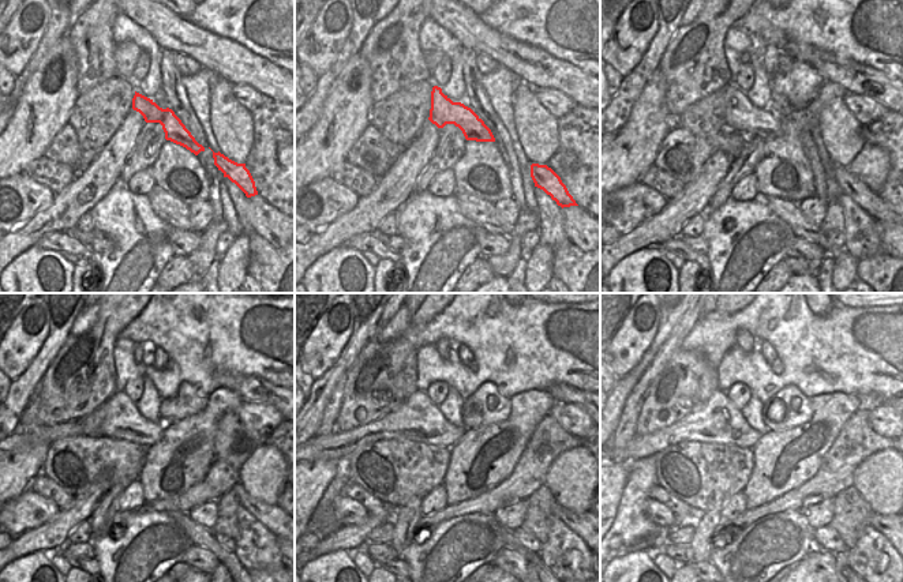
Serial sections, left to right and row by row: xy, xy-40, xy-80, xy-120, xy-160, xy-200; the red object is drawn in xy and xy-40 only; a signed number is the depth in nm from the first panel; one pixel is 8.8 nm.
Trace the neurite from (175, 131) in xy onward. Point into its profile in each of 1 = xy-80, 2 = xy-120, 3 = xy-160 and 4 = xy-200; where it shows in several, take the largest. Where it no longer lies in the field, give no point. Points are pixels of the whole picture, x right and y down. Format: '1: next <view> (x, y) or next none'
1: next xy-80 (741, 116)
2: next xy-120 (124, 421)
3: next xy-160 (418, 419)
4: next xy-200 (718, 421)

